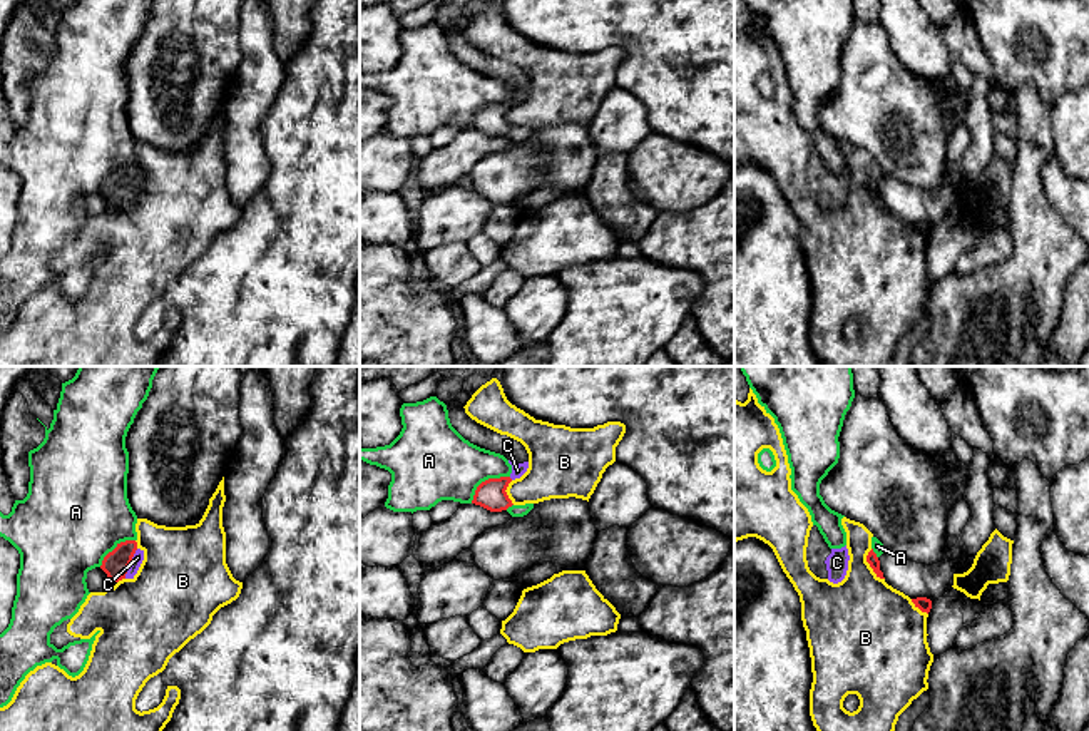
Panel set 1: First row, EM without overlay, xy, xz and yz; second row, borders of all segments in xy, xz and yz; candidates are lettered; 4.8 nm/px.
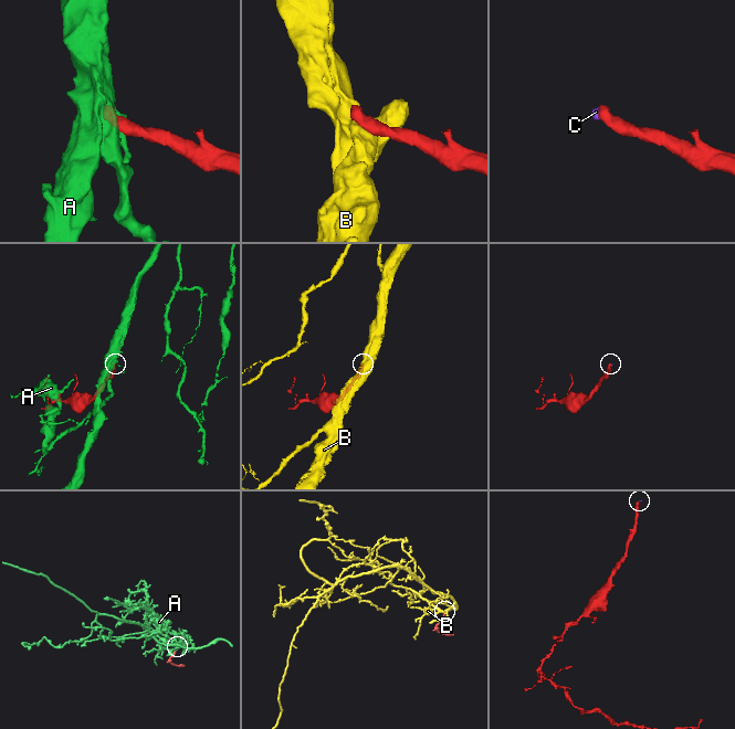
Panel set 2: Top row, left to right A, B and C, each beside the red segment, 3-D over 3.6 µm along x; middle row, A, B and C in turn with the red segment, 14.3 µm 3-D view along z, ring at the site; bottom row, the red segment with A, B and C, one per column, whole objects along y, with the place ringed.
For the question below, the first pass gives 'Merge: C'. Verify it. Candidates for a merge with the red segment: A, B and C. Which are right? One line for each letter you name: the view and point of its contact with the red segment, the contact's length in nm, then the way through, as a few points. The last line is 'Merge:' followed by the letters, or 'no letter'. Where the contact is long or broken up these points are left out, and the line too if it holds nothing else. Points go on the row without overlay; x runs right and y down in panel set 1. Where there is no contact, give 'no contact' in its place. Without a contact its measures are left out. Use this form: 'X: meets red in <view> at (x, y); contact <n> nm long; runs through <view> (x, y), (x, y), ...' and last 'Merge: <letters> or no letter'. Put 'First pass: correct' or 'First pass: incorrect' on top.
First pass: correct
C: meets red in xy at (129, 189); contact 160 nm long; runs through xy (116, 188), (129, 189), (138, 183)
Merge: C

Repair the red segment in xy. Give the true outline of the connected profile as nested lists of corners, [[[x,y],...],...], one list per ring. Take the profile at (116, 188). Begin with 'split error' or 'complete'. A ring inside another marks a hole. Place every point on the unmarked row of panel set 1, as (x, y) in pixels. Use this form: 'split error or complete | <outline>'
split error | [[[125,166],[117,169],[117,172],[104,182],[100,194],[110,206],[119,207],[122,204],[134,204],[142,186],[144,176],[137,172],[137,167]]]

